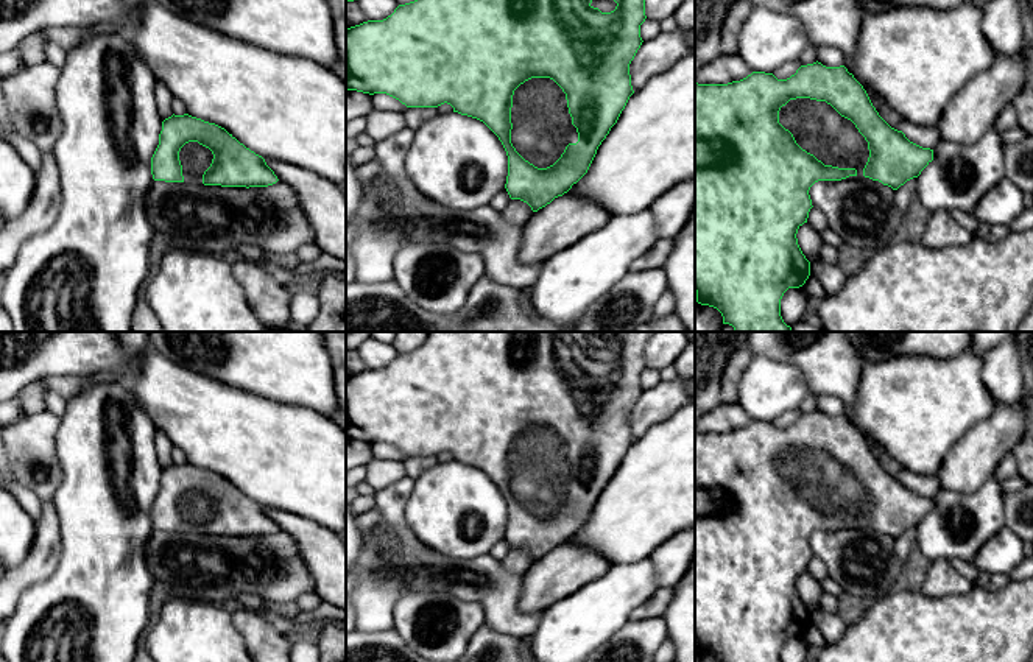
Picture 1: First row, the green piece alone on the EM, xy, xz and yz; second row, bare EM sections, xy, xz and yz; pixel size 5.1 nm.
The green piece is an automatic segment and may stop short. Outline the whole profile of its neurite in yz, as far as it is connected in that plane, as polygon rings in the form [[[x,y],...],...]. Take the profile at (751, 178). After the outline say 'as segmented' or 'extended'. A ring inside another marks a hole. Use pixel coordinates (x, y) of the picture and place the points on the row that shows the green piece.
[[[813,62],[807,65],[801,65],[795,75],[791,75],[787,79],[777,79],[773,73],[765,72],[753,72],[746,78],[740,81],[732,81],[728,84],[698,84],[695,83],[695,291],[696,291],[696,302],[701,305],[709,305],[717,308],[723,316],[723,324],[729,324],[734,327],[734,332],[791,332],[791,327],[787,326],[781,316],[781,299],[784,293],[788,288],[799,288],[806,283],[806,280],[810,276],[810,262],[802,254],[799,245],[798,245],[798,229],[807,223],[809,212],[813,207],[812,199],[809,195],[810,187],[818,181],[841,181],[849,176],[865,176],[873,181],[879,181],[883,185],[891,187],[893,190],[897,190],[901,185],[904,185],[907,181],[918,178],[921,171],[933,160],[933,150],[922,148],[913,142],[910,142],[902,131],[897,131],[891,128],[876,111],[873,106],[866,90],[863,86],[854,78],[852,73],[848,72],[844,65],[840,67],[826,67],[821,62]]] | extended

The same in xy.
[[[189,114],[162,121],[151,174],[154,181],[246,188],[279,181],[262,156],[224,128]]] | extended

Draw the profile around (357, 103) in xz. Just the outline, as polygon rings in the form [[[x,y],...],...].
[[[346,89],[346,123],[354,118],[366,117],[374,109],[369,93]]]

